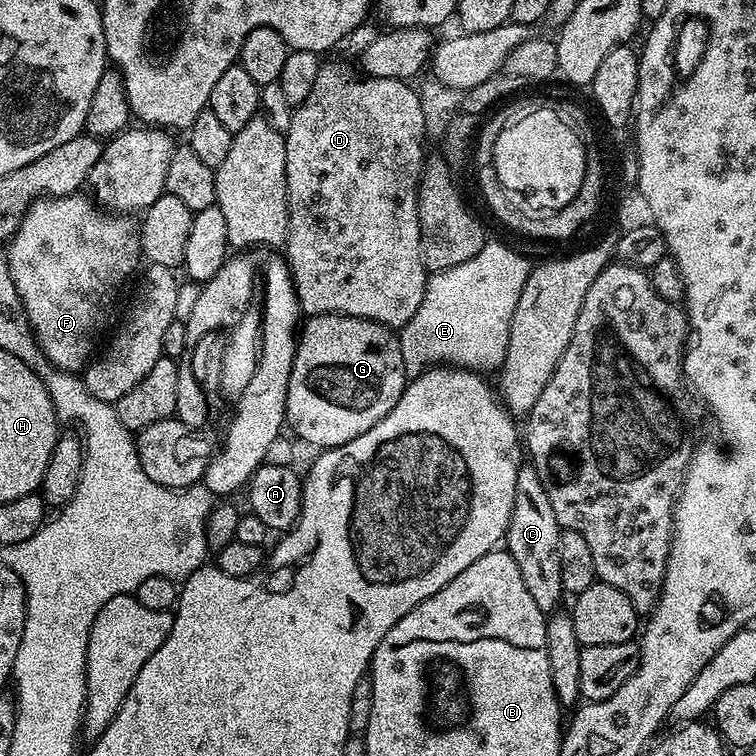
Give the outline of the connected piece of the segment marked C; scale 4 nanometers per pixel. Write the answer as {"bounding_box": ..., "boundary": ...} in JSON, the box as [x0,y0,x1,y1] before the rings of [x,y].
{"bounding_box":[506,466,565,614],"boundary":[[[531,466],[520,467],[514,494],[514,510],[506,537],[506,550],[512,555],[514,562],[518,562],[518,570],[522,570],[522,582],[526,582],[526,590],[530,590],[530,598],[534,598],[538,610],[545,614],[557,611],[561,607],[560,596],[565,595],[558,566],[558,538],[561,531],[560,523],[554,518],[550,498],[546,498],[542,478],[538,478]]]}

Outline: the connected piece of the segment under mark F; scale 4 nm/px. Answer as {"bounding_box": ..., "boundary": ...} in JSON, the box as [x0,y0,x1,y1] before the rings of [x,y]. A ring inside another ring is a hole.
{"bounding_box":[6,194,142,374],"boundary":[[[84,194],[45,196],[41,199],[33,200],[32,205],[28,208],[28,213],[22,218],[18,230],[6,244],[8,265],[10,266],[10,278],[14,278],[14,286],[18,290],[18,298],[26,310],[26,318],[30,322],[32,333],[38,338],[40,349],[47,354],[55,368],[61,368],[63,372],[72,372],[75,374],[87,368],[89,360],[93,359],[94,353],[97,351],[96,335],[99,334],[100,327],[107,322],[108,311],[111,310],[112,303],[115,302],[116,295],[120,292],[120,287],[135,274],[136,267],[138,267],[138,272],[142,264],[140,234],[137,225],[135,223],[131,224],[131,222],[128,221],[131,219],[129,219],[127,215],[113,214],[111,211],[101,210],[89,197],[88,201],[87,198],[82,195]]]}

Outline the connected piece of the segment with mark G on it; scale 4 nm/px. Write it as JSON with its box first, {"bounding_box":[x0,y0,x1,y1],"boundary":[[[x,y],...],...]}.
{"bounding_box":[286,312,402,448],"boundary":[[[327,312],[318,318],[308,318],[303,321],[302,327],[298,332],[296,342],[296,353],[294,362],[290,370],[290,382],[288,383],[288,393],[286,394],[286,424],[290,429],[293,428],[304,440],[320,440],[319,447],[336,448],[346,440],[358,438],[360,432],[365,432],[369,424],[377,424],[386,414],[390,414],[392,405],[402,391],[402,369],[400,367],[400,341],[394,335],[393,329],[377,326],[373,320],[357,320],[355,318],[345,318],[339,316],[337,312]]]}

